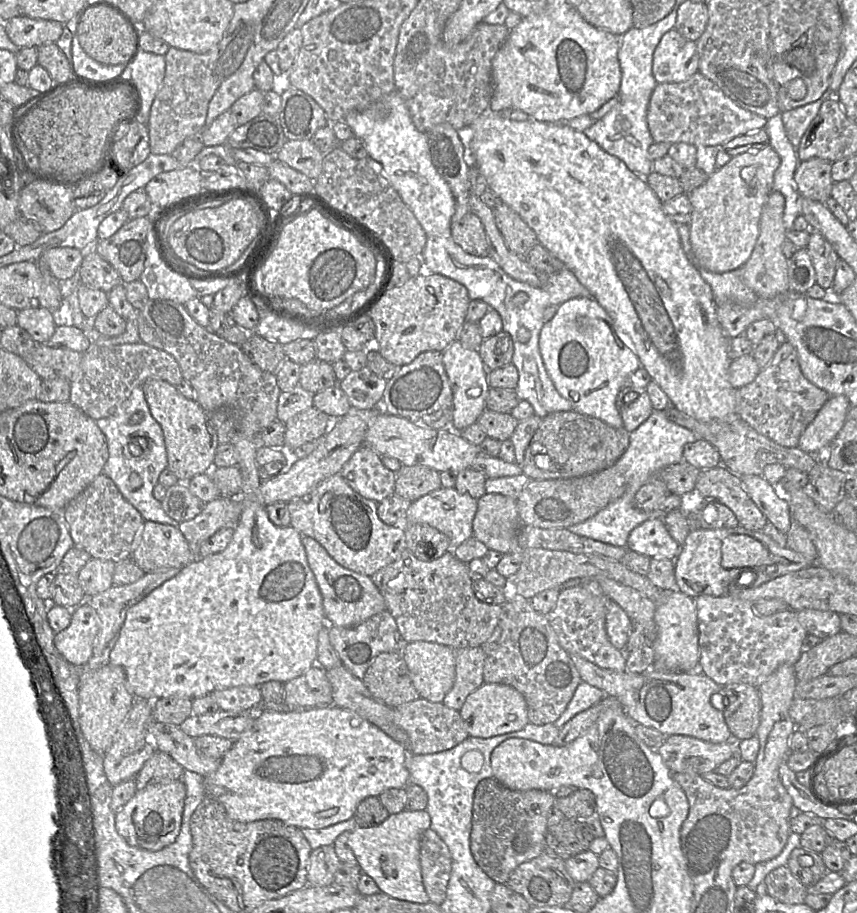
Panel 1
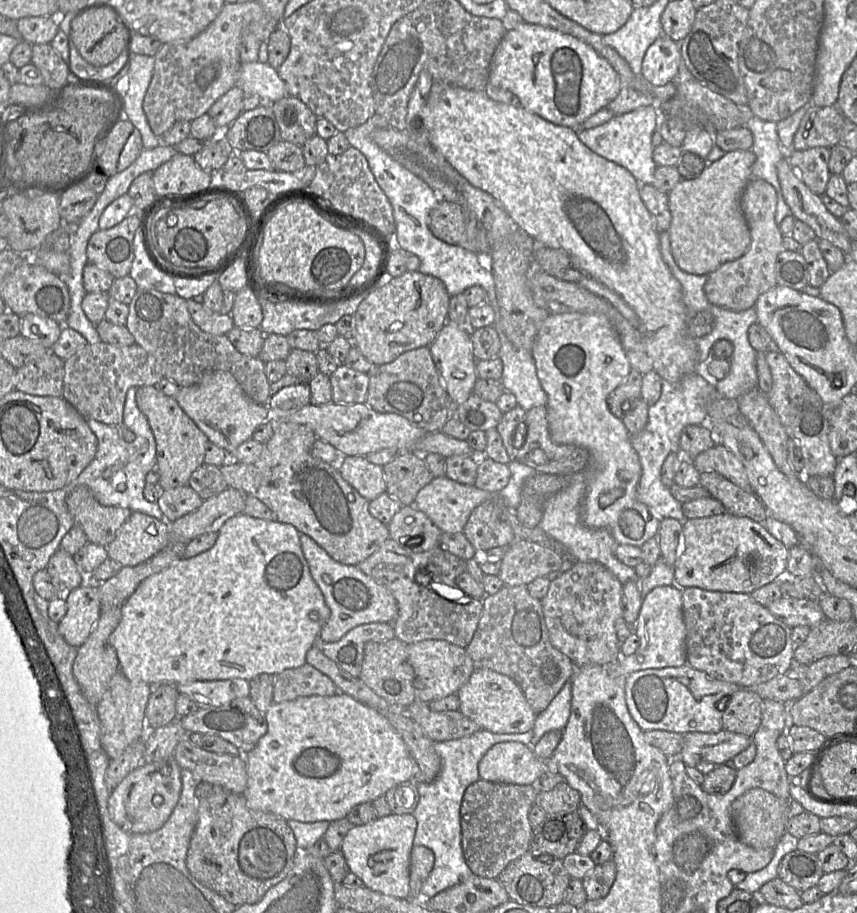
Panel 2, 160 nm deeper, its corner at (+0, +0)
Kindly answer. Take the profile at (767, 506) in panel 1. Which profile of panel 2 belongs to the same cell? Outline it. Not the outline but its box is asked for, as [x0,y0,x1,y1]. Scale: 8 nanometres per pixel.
[691,443,753,492]

